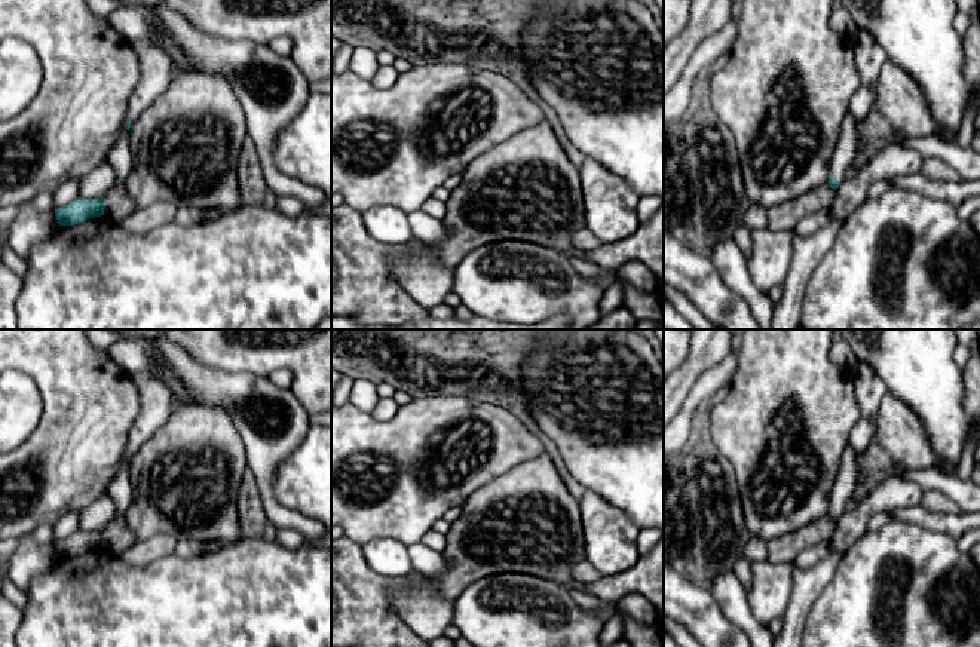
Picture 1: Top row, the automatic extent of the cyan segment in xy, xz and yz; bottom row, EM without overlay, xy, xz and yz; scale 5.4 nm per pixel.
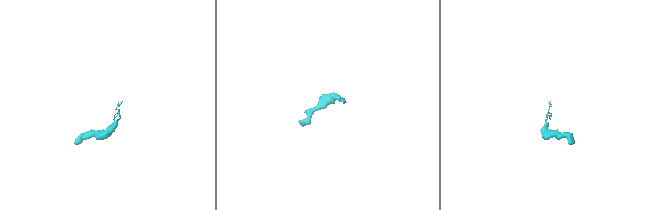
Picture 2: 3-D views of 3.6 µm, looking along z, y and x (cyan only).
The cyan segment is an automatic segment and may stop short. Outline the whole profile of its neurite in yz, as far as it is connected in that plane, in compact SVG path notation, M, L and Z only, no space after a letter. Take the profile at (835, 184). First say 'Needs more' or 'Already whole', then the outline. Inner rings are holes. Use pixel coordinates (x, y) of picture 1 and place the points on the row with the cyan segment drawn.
Needs more. M848 111L842 125L840 139L836 145L836 151L830 163L827 183L833 190L839 188L840 183L845 180L846 169L854 162L857 153L855 132L857 132L857 122Z

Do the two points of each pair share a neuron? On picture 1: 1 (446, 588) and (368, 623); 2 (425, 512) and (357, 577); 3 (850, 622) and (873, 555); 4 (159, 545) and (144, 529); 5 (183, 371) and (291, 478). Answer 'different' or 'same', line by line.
1: same
2: different
3: same
4: different
5: different

